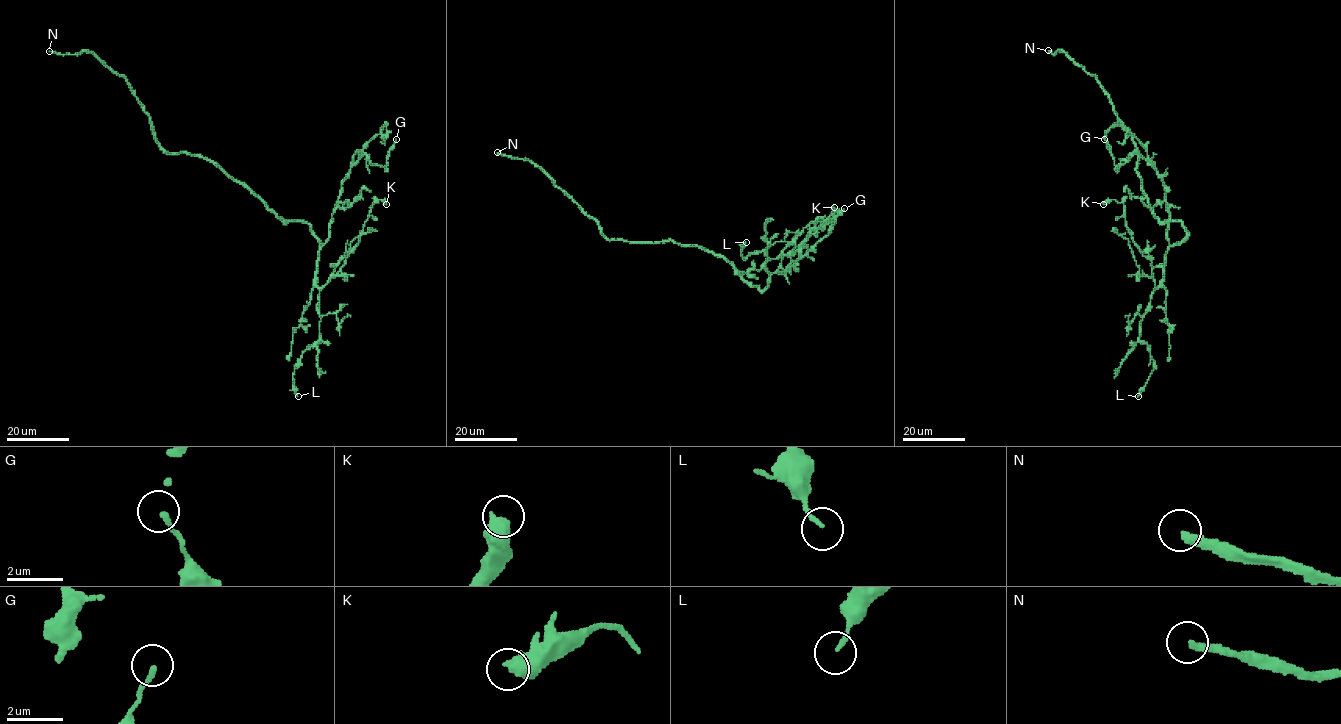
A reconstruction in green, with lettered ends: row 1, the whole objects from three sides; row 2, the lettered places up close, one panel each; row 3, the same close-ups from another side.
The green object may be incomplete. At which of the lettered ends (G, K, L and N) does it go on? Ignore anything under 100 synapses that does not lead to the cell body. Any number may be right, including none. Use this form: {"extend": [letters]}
{"extend": ["N"]}

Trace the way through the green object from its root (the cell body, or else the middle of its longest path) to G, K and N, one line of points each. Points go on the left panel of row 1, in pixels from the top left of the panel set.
G: (252, 194), (284, 221), (306, 223), (323, 244), (352, 157), (362, 152), (373, 165), (384, 166), (396, 139)
K: (252, 194), (284, 221), (306, 223), (319, 239), (318, 287), (359, 242), (370, 207), (380, 199), (386, 204)
N: (252, 194), (206, 159), (184, 152), (168, 154), (159, 145), (149, 115), (126, 79), (92, 53), (49, 51)

